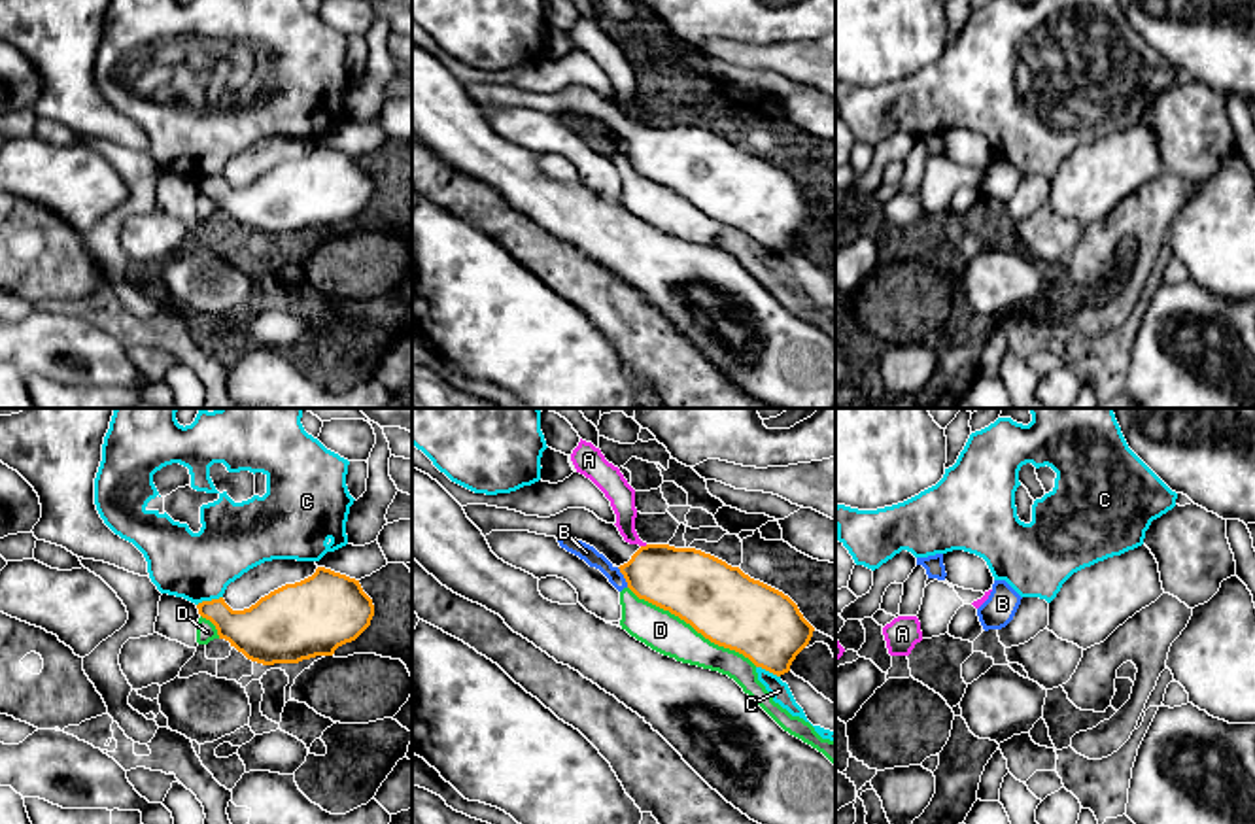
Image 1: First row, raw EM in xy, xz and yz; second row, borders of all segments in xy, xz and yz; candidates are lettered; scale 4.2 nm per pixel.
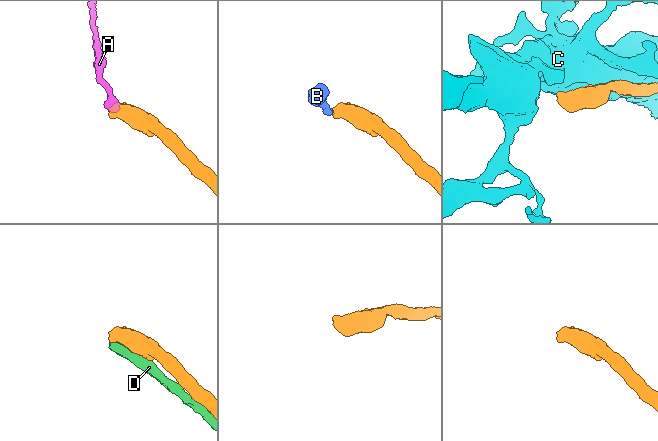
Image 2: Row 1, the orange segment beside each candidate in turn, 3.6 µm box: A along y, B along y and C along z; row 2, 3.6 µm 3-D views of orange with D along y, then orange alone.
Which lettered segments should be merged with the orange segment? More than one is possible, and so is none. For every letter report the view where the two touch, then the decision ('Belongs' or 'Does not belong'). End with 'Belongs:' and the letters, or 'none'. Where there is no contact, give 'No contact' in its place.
A: Touches orange in xz. Does not belong
B: Touches orange in xz. Does not belong
C: Touches orange in xy. Does not belong
D: Touches orange in xz. Does not belong
Belongs: none

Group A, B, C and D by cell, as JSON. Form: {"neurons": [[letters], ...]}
{"neurons": [["A"], ["B", "D"], ["C"]]}

